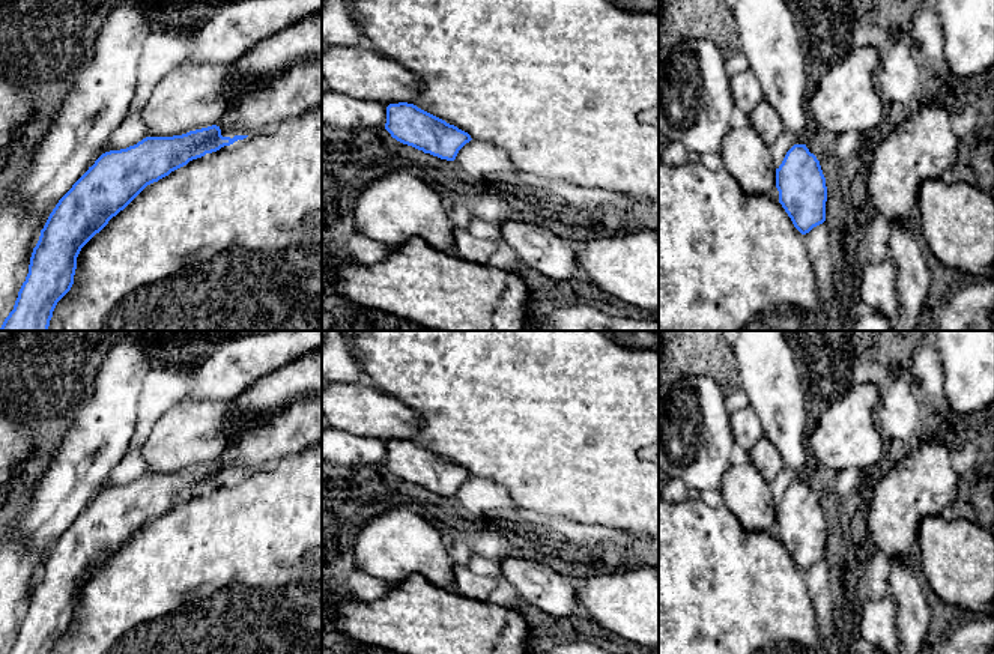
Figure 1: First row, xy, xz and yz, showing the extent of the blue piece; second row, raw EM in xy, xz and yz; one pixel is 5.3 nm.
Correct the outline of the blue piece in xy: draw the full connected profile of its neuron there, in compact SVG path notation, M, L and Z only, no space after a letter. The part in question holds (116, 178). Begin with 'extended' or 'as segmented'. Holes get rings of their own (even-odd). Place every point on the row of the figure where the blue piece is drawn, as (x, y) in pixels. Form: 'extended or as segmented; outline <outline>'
as segmented; outline M217 125L173 137L146 137L134 146L102 153L72 185L50 213L33 248L29 274L14 310L0 331L48 331L57 302L71 290L81 248L123 210L147 185L158 182L189 161L230 146L248 135L223 137Z

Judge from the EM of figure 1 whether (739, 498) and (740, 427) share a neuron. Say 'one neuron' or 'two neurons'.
two neurons

